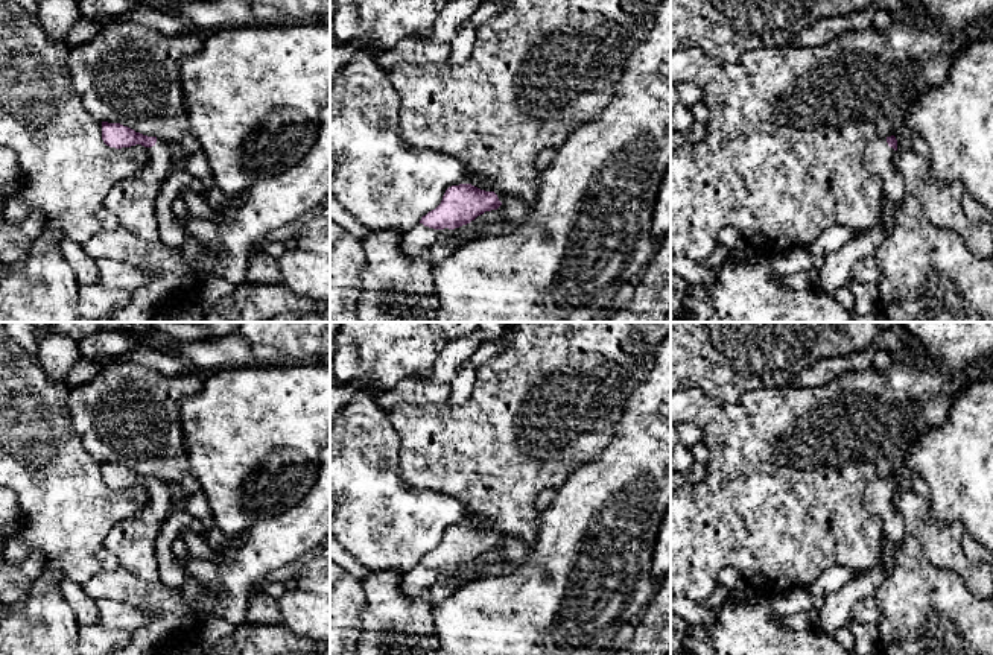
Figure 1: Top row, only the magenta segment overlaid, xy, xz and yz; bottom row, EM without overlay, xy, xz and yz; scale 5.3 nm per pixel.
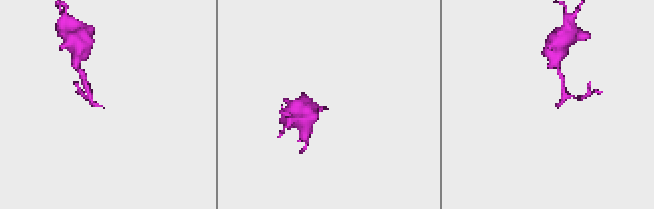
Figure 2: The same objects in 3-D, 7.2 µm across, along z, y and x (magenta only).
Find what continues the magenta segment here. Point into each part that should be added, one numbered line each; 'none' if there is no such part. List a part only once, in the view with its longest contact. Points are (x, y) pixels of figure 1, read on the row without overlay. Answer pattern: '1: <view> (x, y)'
1: xz (484, 525)

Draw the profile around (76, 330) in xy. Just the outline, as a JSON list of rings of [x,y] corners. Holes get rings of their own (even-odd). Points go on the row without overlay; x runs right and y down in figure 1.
[[[55,322],[47,327],[49,331],[64,333],[75,340],[82,339],[97,330],[131,331],[135,322]]]

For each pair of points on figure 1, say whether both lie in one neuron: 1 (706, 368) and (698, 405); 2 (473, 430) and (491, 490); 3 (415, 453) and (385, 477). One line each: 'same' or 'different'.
1: different
2: same
3: different

